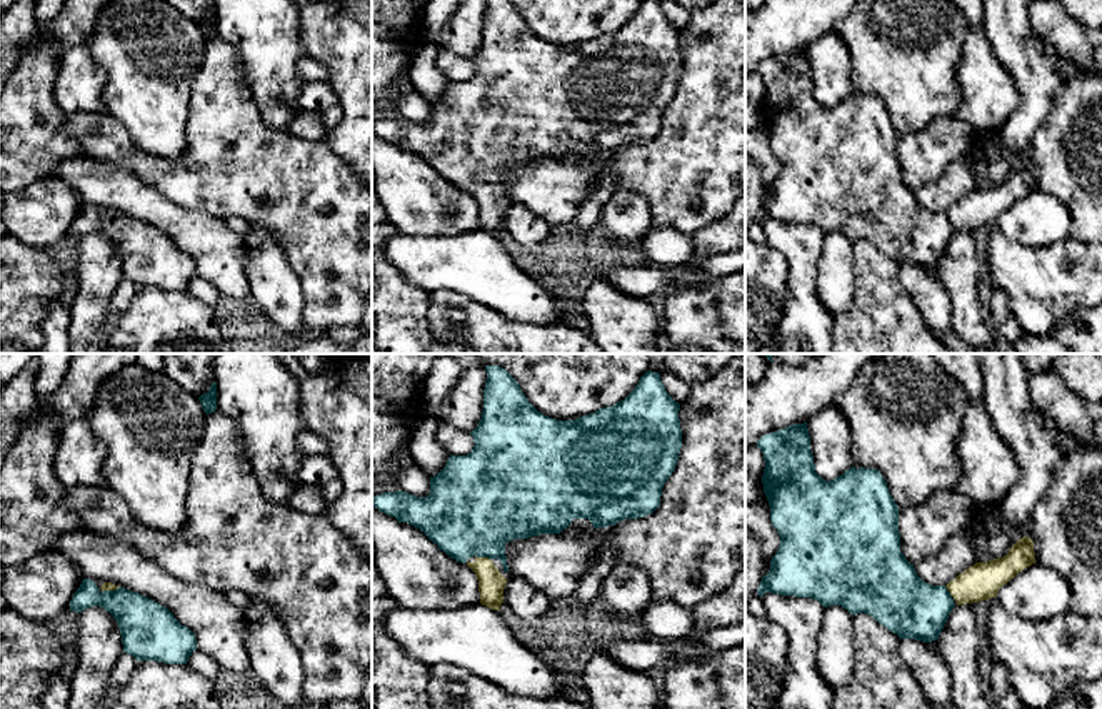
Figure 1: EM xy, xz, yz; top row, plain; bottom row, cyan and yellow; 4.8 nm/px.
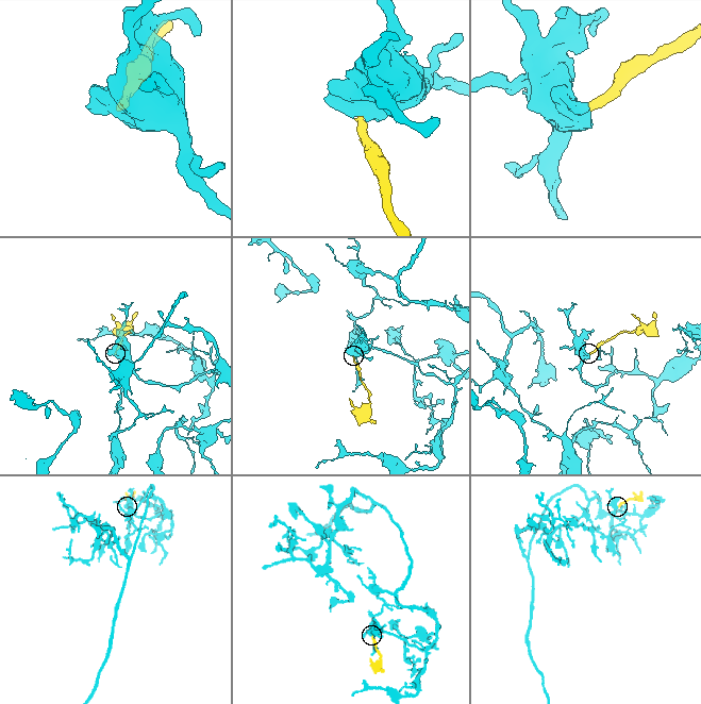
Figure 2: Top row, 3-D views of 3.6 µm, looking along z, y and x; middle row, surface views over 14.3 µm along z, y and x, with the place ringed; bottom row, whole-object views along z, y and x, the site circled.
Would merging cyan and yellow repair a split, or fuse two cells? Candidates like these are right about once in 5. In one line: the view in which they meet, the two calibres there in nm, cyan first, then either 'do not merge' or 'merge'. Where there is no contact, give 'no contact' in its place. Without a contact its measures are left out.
xz | 460/130 nm | merge

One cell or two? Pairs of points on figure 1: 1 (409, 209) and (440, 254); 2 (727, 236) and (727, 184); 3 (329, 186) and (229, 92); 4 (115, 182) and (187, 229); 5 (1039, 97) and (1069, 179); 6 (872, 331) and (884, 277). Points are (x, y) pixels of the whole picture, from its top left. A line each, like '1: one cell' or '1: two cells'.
1: two cells
2: two cells
3: one cell
4: one cell
5: two cells
6: one cell

